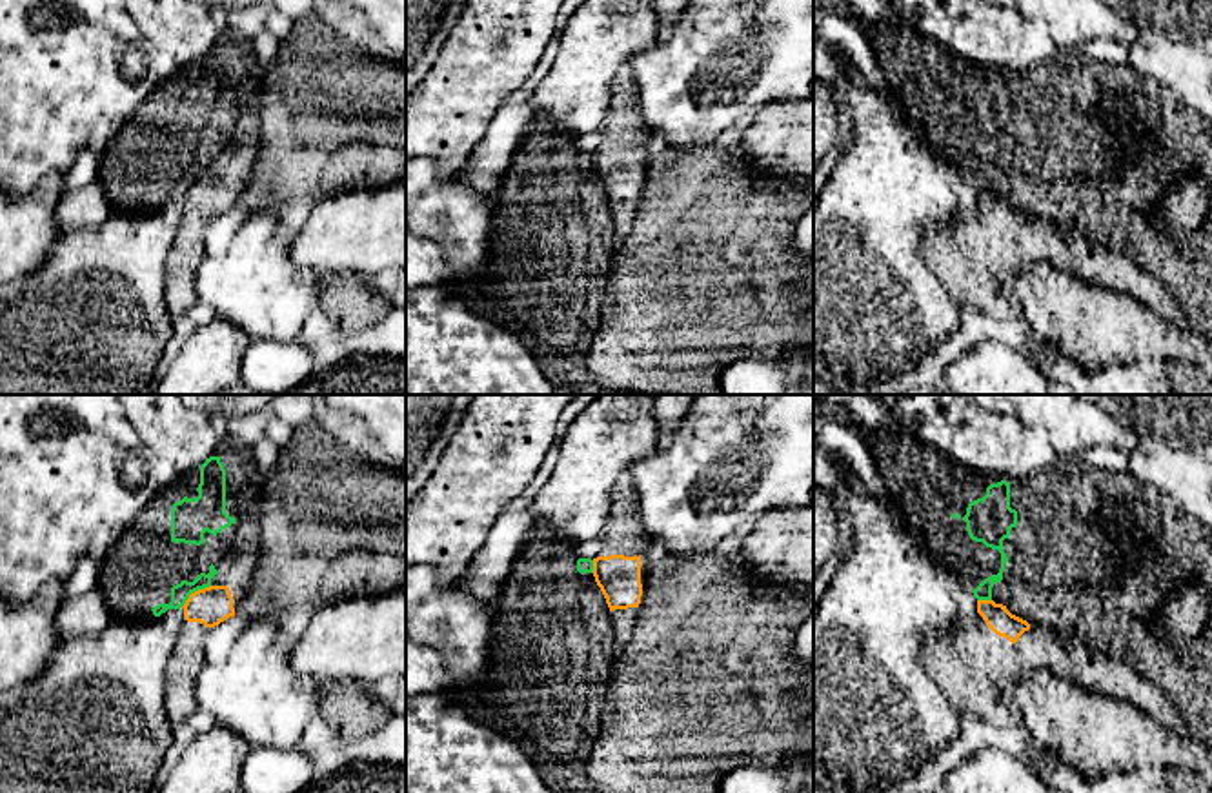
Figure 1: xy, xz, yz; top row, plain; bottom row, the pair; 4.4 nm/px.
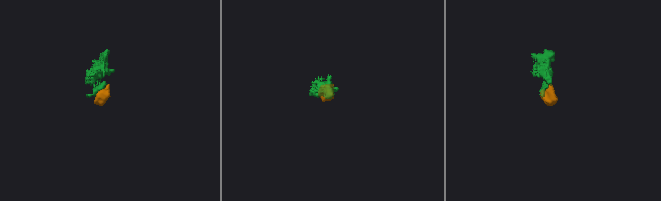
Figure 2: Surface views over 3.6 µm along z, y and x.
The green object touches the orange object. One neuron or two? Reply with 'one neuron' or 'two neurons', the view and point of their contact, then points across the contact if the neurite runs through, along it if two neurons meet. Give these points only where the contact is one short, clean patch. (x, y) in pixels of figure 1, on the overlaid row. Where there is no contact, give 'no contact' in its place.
two neurons | xy (193, 592) | along xy (210, 584), (195, 590), (181, 606)

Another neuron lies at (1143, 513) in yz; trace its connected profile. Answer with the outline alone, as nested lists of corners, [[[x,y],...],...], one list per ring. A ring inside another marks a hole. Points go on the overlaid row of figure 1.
[[[1150,493],[1141,498],[1108,497],[1103,502],[1103,507],[1132,524],[1146,546],[1152,544],[1152,538],[1159,527],[1159,504]]]

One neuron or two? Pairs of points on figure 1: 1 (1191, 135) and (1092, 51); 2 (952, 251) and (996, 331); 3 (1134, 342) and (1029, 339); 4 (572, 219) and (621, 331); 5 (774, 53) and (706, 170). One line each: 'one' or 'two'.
1: two
2: one
3: two
4: two
5: two

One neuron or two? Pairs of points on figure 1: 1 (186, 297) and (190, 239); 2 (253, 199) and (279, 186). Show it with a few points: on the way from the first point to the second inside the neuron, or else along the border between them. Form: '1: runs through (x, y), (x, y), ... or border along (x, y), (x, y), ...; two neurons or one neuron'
1: runs through (184, 282), (186, 253); one neuron
2: runs through (259, 193), (273, 186); one neuron

